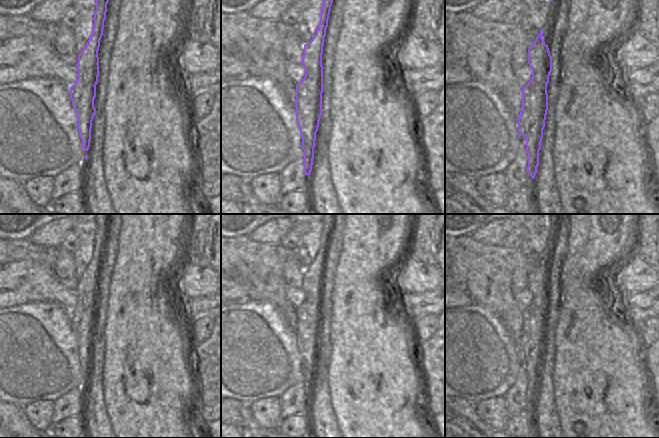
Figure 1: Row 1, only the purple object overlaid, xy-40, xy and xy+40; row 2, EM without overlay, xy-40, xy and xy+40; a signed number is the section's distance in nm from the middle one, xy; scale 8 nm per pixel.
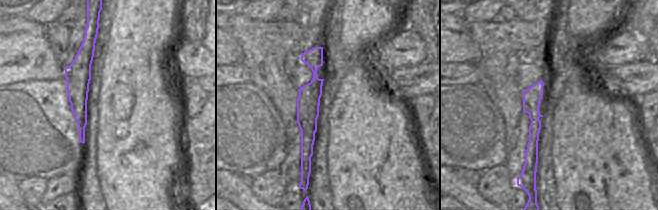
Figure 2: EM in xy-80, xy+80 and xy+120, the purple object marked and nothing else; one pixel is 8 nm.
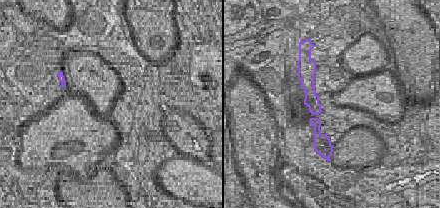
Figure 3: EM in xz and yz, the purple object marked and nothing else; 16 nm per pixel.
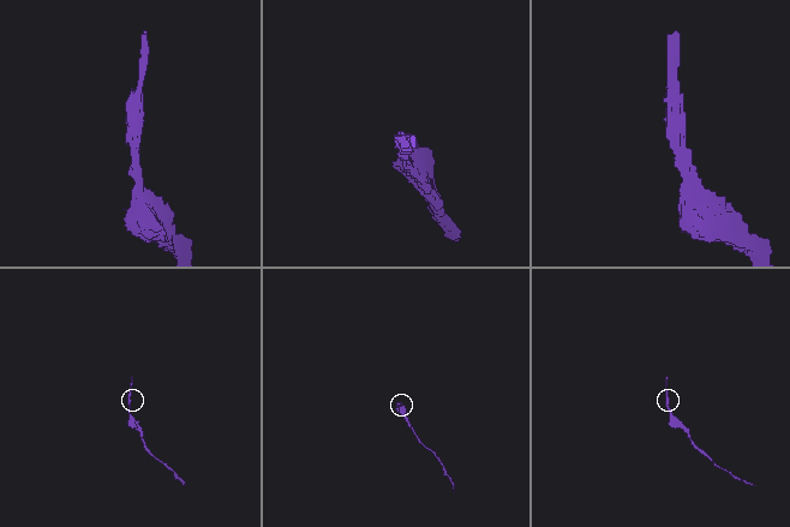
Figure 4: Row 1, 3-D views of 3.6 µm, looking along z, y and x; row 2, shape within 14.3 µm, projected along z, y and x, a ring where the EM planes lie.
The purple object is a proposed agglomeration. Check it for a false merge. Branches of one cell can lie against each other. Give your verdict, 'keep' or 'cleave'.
keep

